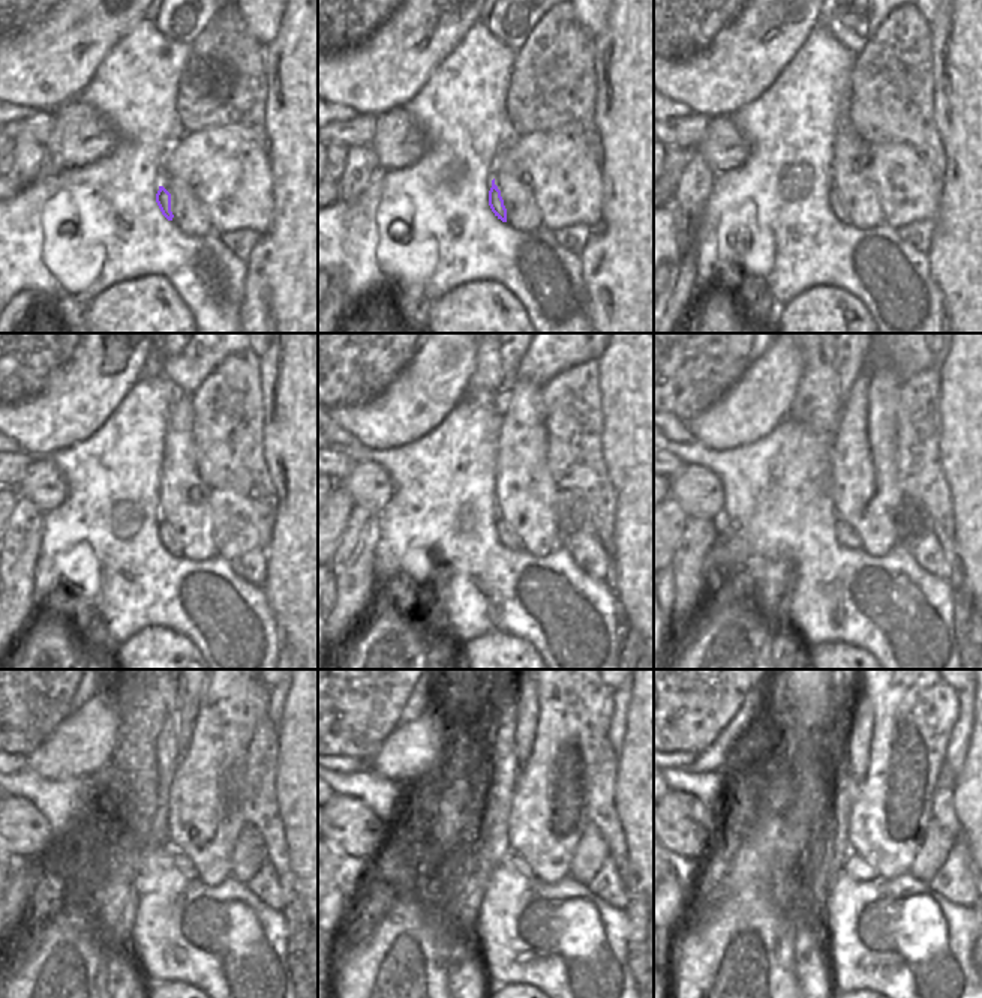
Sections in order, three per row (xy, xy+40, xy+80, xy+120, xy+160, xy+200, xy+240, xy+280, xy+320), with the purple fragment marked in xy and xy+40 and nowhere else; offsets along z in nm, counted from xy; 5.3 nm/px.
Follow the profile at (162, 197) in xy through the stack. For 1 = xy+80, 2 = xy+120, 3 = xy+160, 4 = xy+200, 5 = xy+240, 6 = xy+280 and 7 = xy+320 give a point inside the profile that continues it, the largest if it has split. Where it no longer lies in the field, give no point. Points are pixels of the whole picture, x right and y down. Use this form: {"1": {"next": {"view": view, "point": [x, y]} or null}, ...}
{"1": {"next": {"view": "xy+80", "point": [834, 198]}}, "2": {"next": {"view": "xy+120", "point": [165, 533]}}, "3": {"next": {"view": "xy+160", "point": [505, 535]}}, "4": {"next": {"view": "xy+200", "point": [844, 533]}}, "5": {"next": {"view": "xy+240", "point": [183, 865]}}, "6": {"next": {"view": "xy+280", "point": [519, 865]}}, "7": {"next": {"view": "xy+320", "point": [855, 866]}}}

